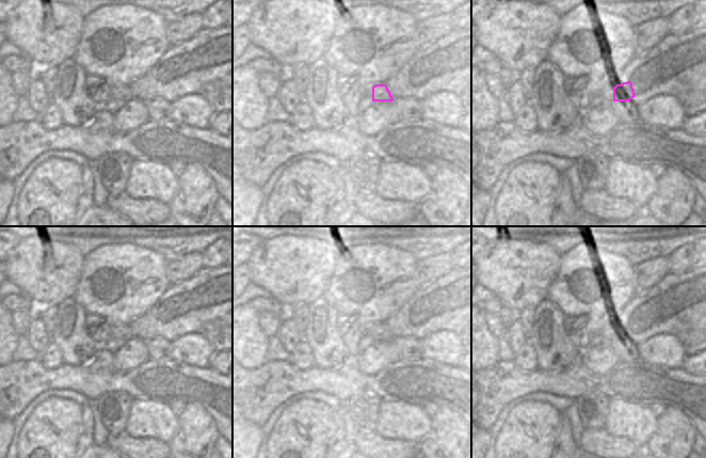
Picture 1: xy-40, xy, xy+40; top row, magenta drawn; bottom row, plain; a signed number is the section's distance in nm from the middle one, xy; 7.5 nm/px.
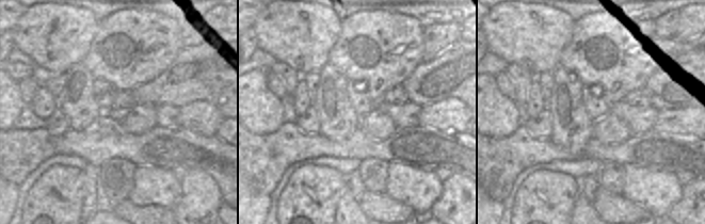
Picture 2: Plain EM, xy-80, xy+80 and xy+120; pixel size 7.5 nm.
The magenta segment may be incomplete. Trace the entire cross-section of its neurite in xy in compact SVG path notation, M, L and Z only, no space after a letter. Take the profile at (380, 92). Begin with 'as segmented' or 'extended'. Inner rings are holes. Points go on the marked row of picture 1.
extended | M375 84L367 89L357 89L357 98L360 106L372 101L392 101L394 98L386 84Z

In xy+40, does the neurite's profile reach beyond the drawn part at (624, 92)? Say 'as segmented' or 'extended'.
extended

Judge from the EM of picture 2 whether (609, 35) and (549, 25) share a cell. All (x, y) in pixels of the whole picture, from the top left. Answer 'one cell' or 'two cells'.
two cells

